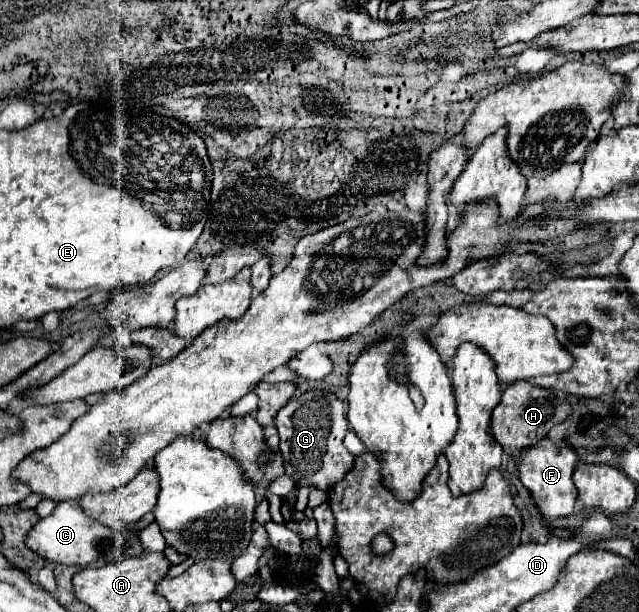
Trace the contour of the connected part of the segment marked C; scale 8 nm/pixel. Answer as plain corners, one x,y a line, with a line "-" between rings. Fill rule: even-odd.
64,502
58,504
50,516
34,524
24,542
30,550
34,550
40,558
48,562
66,566
86,566
106,554
130,548
130,544
134,544
136,540
138,532
132,532
130,528
124,532
112,532
112,528
104,528
102,524
96,524
96,520
86,516
86,512
76,502

